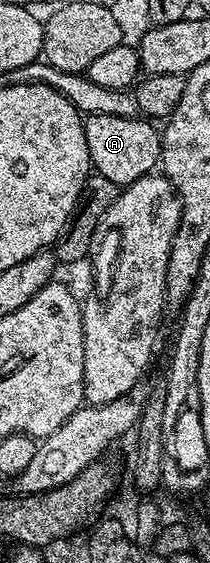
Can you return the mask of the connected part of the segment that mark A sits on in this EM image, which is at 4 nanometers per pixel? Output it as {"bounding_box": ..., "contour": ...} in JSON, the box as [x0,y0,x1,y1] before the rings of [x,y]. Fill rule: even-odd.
{"bounding_box":[84,115,162,187],"contour":[[[89,115],[84,121],[84,139],[88,143],[88,155],[94,173],[104,175],[104,179],[112,179],[119,187],[132,184],[136,179],[153,174],[162,160],[162,134],[153,129],[149,120],[137,117],[121,117],[120,115]]]}

